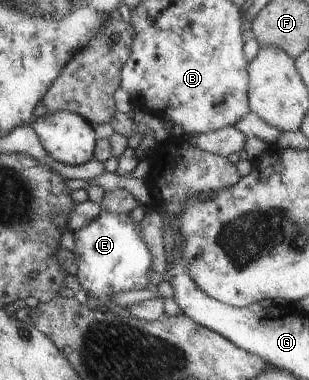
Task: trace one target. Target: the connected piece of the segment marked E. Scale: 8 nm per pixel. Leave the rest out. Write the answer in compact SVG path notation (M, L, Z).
M101 213L77 231L73 231L75 262L78 265L76 278L88 297L98 298L100 306L106 306L108 296L127 290L140 290L148 282L148 271L151 270L151 256L147 244L140 238L139 223L132 223L127 213Z

